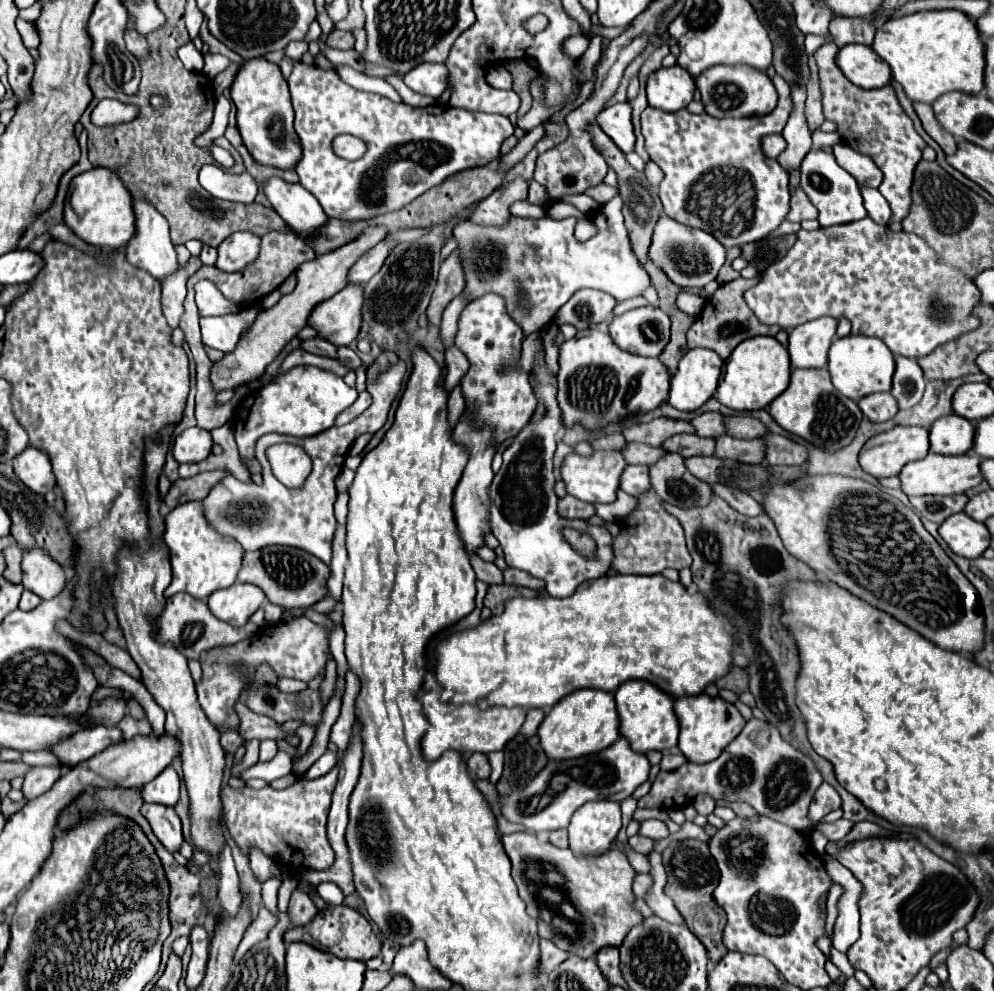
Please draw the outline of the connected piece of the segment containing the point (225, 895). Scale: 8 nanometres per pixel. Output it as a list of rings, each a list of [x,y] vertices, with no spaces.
[[[224,844],[224,850],[222,850],[220,860],[218,860],[218,902],[232,916],[236,914],[236,908],[240,906],[238,872],[236,872],[232,850],[228,844]]]

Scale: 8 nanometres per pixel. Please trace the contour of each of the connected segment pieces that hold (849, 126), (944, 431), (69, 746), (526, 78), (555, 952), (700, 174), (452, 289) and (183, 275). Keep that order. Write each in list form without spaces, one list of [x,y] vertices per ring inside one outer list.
[[[826,42],[814,54],[816,64],[820,68],[820,90],[822,90],[822,106],[826,120],[836,124],[836,132],[846,146],[856,152],[870,156],[876,166],[884,174],[884,190],[882,196],[888,200],[892,208],[892,220],[904,220],[910,208],[910,184],[914,166],[922,158],[922,148],[926,142],[912,126],[912,120],[904,114],[892,86],[876,88],[876,90],[862,90],[854,86],[848,78],[842,76],[840,68],[836,68],[836,52],[838,46],[834,42]]]
[[[958,414],[938,418],[930,428],[930,450],[936,454],[964,454],[972,448],[974,424]]]
[[[96,726],[96,728],[84,728],[76,734],[58,740],[52,744],[50,752],[60,760],[62,766],[76,766],[78,762],[84,762],[92,758],[94,754],[108,748],[108,744],[116,744],[116,740],[122,738],[122,732],[116,726]]]
[[[510,60],[506,62],[506,68],[512,72],[514,86],[512,90],[520,96],[521,104],[518,110],[518,118],[522,118],[532,108],[532,94],[530,94],[530,82],[538,76],[538,72],[526,64],[524,60]]]
[[[542,940],[540,942],[540,948],[542,948],[542,968],[544,968],[544,974],[548,974],[548,972],[552,972],[554,968],[558,968],[560,964],[562,964],[562,960],[566,960],[568,956],[570,956],[570,952],[566,952],[566,950],[560,950],[556,944],[554,944],[554,940]]]
[[[774,76],[772,82],[778,90],[778,106],[774,112],[752,118],[712,118],[708,114],[690,114],[688,110],[664,112],[660,108],[646,108],[642,112],[642,134],[646,138],[646,152],[662,172],[664,180],[660,182],[660,200],[664,204],[664,214],[672,220],[700,228],[712,234],[726,248],[748,244],[760,240],[774,232],[790,210],[790,192],[788,192],[788,172],[772,158],[764,156],[760,148],[762,136],[770,132],[782,132],[788,114],[792,110],[790,86],[782,76]]]
[[[454,250],[440,266],[438,284],[436,284],[436,290],[432,294],[430,306],[426,310],[428,322],[438,326],[440,318],[442,318],[442,312],[448,306],[448,302],[452,298],[456,298],[464,288],[466,288],[466,278],[464,278],[464,268],[462,268],[462,260],[460,260],[460,252]]]
[[[192,258],[186,268],[180,268],[176,276],[170,276],[162,282],[162,306],[164,316],[172,328],[180,324],[184,314],[184,300],[186,300],[186,280],[200,268],[200,260]]]

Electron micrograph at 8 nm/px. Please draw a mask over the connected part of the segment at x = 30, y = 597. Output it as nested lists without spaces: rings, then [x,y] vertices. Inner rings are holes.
[[[24,590],[24,592],[22,592],[22,598],[20,598],[20,610],[34,610],[40,602],[42,602],[40,596],[36,596],[36,594],[30,592],[30,590]]]

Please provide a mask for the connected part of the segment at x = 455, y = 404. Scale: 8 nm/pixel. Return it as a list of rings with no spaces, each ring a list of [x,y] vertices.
[[[460,384],[450,392],[450,398],[448,398],[448,420],[450,420],[450,426],[454,428],[456,426],[456,416],[460,416],[460,412],[464,406],[464,396],[462,396],[462,390],[460,390]]]

